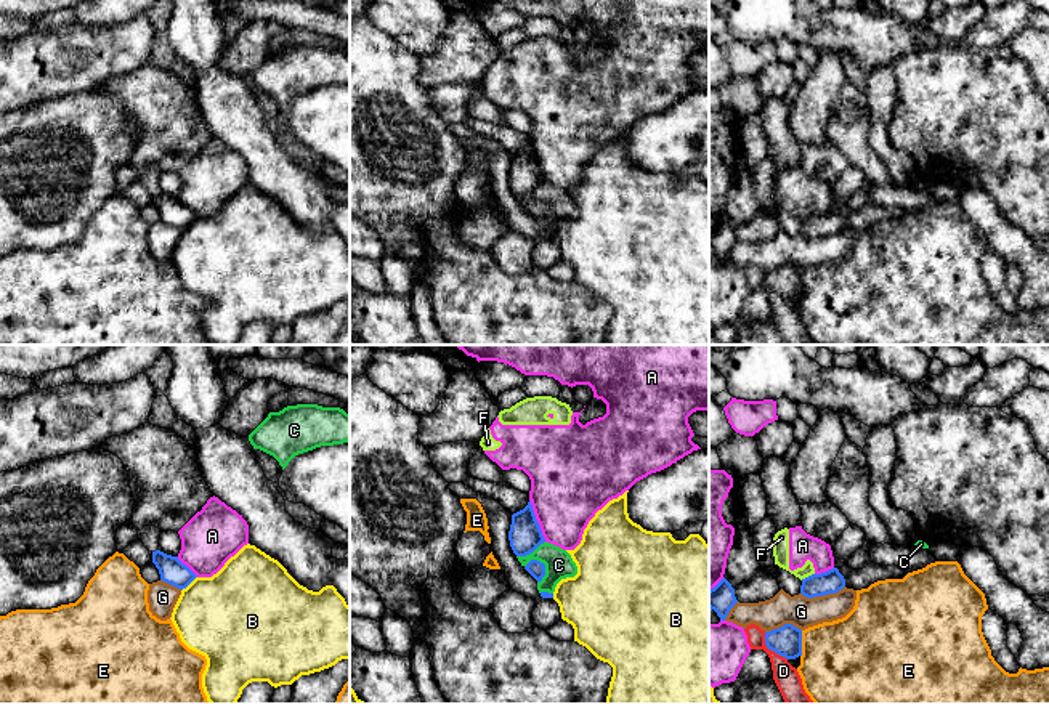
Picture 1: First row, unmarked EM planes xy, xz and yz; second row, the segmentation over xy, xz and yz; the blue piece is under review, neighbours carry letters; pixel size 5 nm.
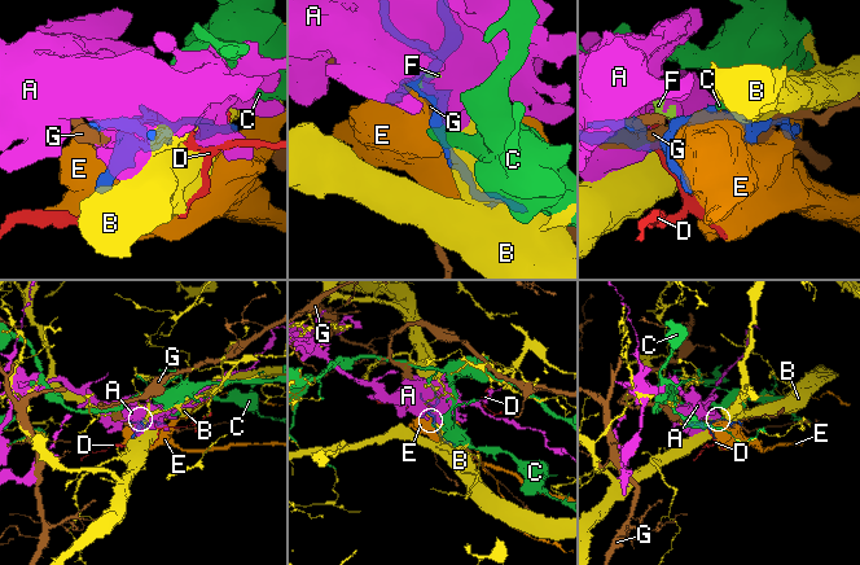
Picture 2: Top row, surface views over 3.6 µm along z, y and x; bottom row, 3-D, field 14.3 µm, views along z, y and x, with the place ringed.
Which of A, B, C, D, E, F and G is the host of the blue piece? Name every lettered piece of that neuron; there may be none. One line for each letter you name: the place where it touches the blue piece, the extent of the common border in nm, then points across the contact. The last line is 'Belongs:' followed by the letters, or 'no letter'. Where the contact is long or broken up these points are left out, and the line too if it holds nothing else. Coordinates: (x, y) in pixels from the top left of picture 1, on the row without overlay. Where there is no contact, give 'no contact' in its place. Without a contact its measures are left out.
Belongs: no letter

